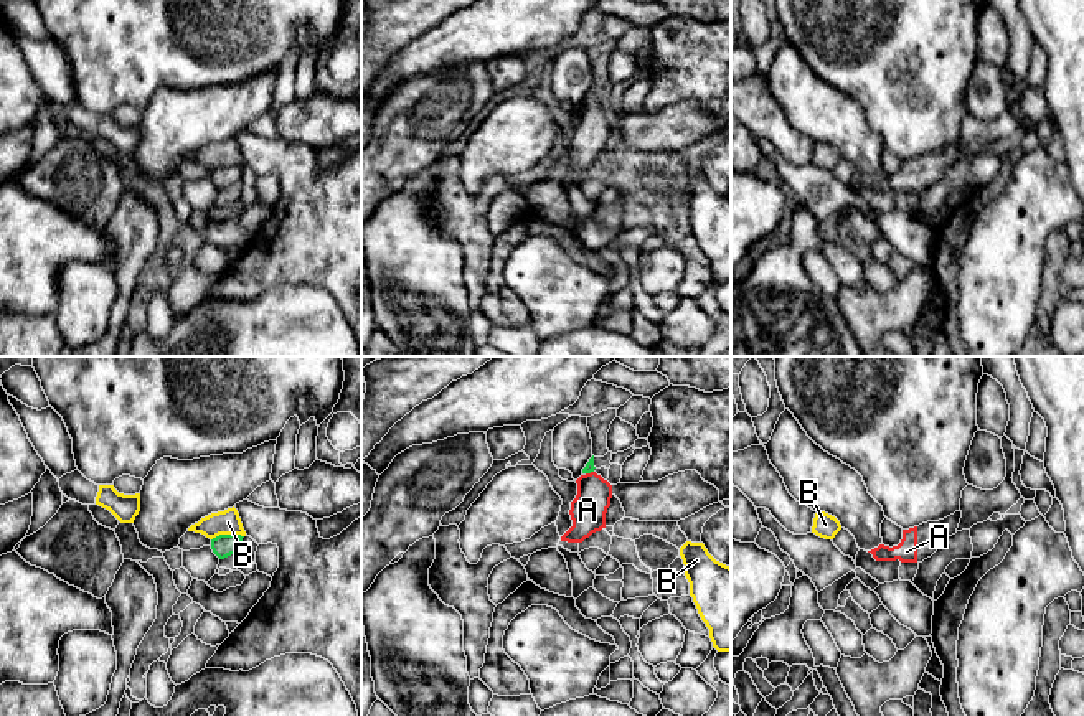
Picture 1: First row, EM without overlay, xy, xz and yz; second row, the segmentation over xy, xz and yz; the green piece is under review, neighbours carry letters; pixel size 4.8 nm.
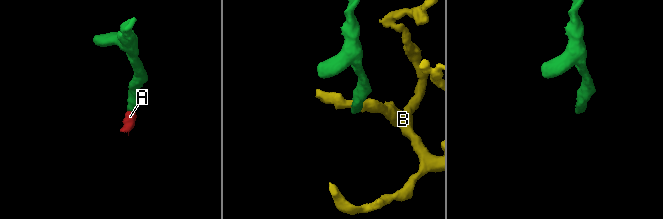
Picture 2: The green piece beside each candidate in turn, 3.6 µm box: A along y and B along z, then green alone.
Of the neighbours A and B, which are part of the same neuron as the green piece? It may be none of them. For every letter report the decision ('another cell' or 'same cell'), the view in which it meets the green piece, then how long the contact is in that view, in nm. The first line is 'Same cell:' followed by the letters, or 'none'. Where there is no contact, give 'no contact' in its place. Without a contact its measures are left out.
Same cell: A
A: same cell; meets green in xz; contact 40 nm long
B: another cell; meets green in xy; contact 160 nm long

